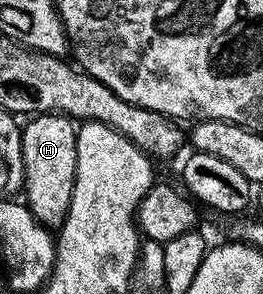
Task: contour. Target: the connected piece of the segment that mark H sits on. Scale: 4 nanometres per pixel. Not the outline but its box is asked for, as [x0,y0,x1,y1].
[22,113,78,229]

